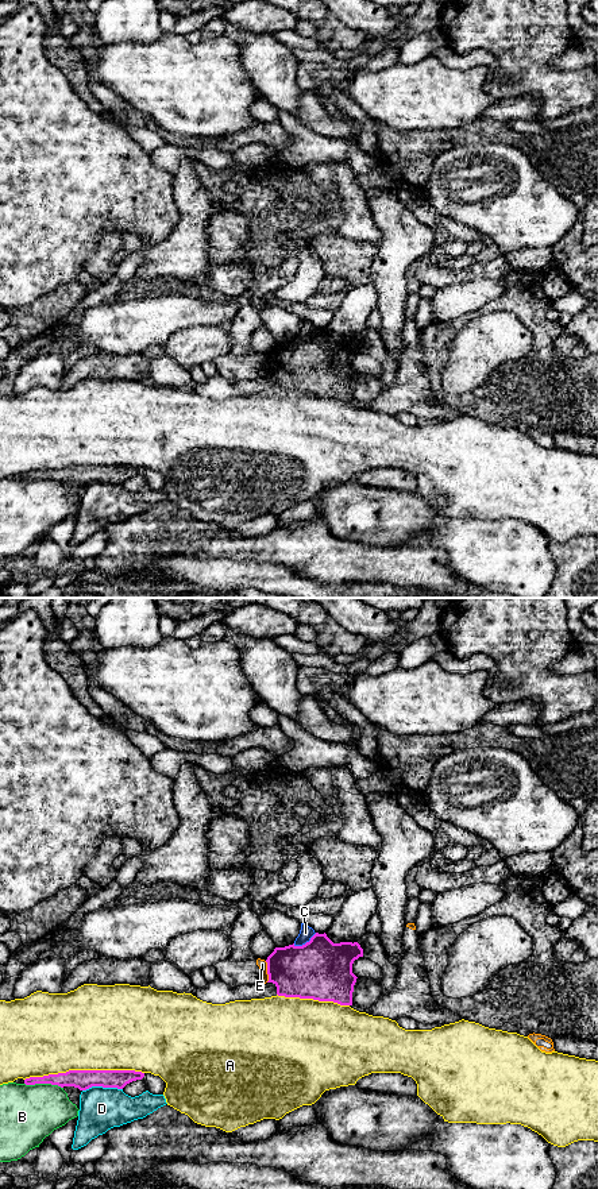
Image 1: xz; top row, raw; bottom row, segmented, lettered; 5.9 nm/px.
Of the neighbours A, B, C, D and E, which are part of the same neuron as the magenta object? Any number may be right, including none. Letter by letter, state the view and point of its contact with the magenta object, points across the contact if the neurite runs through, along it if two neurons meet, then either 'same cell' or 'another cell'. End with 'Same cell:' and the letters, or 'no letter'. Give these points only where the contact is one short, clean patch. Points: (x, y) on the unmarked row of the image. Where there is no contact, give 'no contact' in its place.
A: meets magenta in xz at (84, 466); another cell
B: meets magenta in xz at (43, 478); another cell
C: meets magenta in xz at (305, 339); border along xz (316, 328), (304, 339), (293, 340); another cell
D: meets magenta in xz at (101, 481); another cell
E: meets magenta in xz at (267, 367); border along xz (265, 356), (267, 377); another cell
Same cell: no letter

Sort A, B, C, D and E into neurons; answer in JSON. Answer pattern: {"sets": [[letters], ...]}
{"sets": [["A"], ["B"], ["C"], ["D"], ["E"]]}

